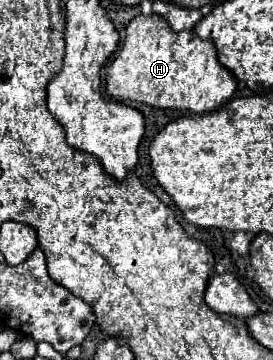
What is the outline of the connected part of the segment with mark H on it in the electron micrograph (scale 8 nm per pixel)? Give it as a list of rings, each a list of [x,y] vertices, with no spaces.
[[[135,16],[125,28],[125,42],[113,58],[107,72],[107,94],[117,102],[143,102],[153,108],[191,110],[195,114],[211,112],[227,102],[237,88],[235,76],[217,60],[217,50],[211,40],[201,40],[195,32],[173,32],[169,24],[157,16]]]

